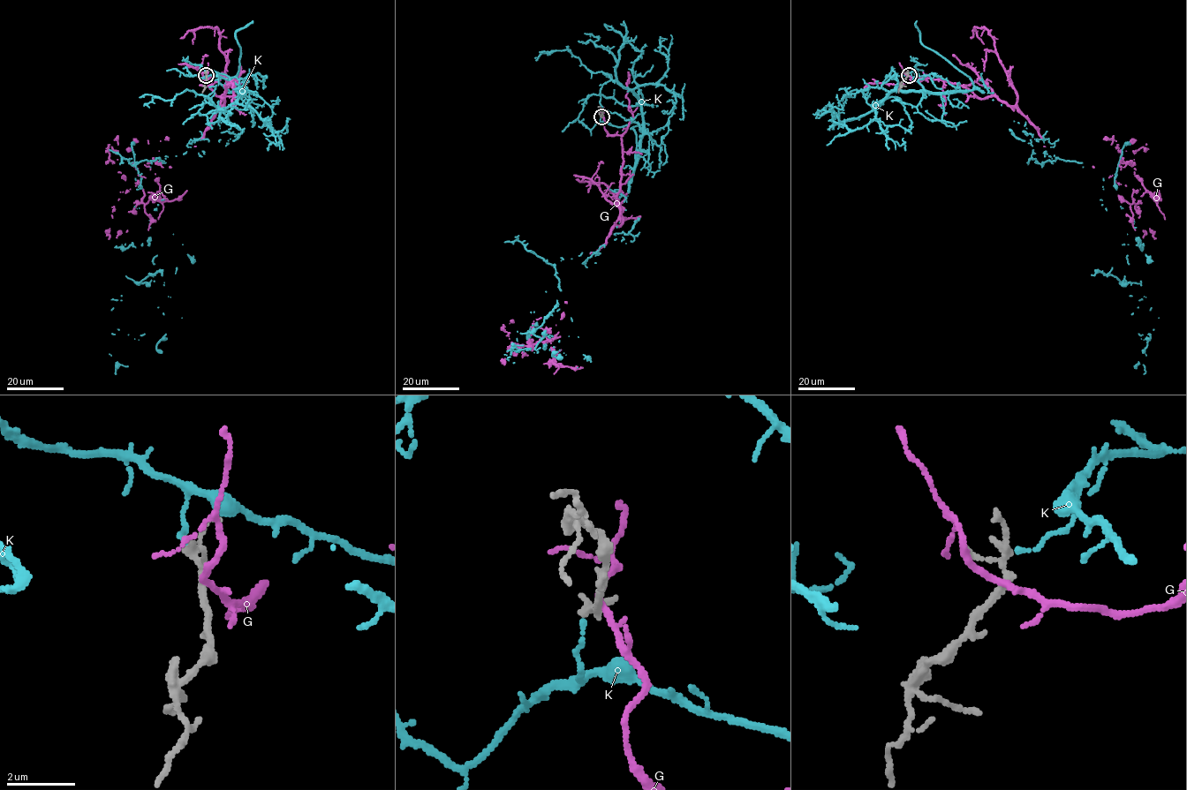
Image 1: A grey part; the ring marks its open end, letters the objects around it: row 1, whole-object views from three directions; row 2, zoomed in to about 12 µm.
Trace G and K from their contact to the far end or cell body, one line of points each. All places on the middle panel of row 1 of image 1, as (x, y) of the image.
G: (601, 116), (621, 136), (619, 216), (555, 325), (533, 321), (503, 364)
K: (601, 116), (642, 131), (638, 221), (555, 264), (533, 325), (551, 336), (510, 352)

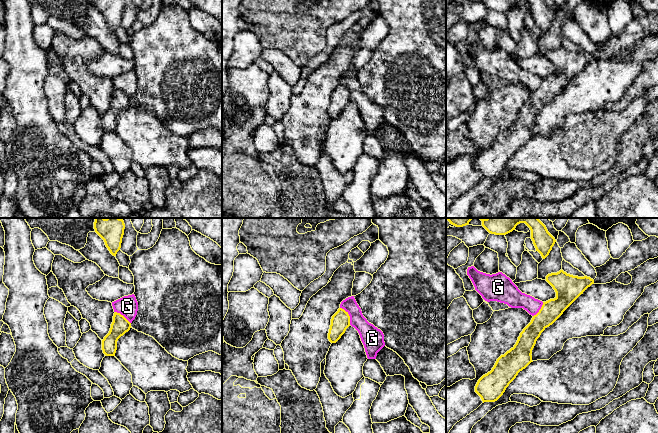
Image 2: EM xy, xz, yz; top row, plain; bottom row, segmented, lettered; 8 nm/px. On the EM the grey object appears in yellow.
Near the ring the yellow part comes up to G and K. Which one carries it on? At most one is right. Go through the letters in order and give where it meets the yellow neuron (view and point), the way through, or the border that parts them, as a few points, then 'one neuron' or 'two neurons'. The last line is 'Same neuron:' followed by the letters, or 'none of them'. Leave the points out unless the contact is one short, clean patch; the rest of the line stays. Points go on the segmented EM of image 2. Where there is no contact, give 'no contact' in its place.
G: xz (348, 315) | along xz (340, 307), (348, 314), (350, 324) | two neurons
K: no contact | two neurons
Same neuron: none of them

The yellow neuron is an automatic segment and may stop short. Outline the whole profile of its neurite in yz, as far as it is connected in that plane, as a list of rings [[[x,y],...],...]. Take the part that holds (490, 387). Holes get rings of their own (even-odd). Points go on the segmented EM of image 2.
[[[650,236],[642,241],[634,241],[619,259],[612,257],[602,266],[596,267],[597,276],[593,280],[590,277],[578,277],[567,274],[563,270],[546,276],[546,281],[553,287],[556,297],[543,302],[539,312],[533,316],[531,322],[523,329],[513,348],[501,355],[490,372],[483,375],[475,386],[475,392],[484,402],[495,402],[505,392],[509,384],[516,378],[518,373],[525,369],[532,361],[532,350],[541,333],[552,325],[563,312],[590,287],[592,284],[606,284],[615,280],[621,273],[634,270],[649,259],[658,257],[658,237]]]

